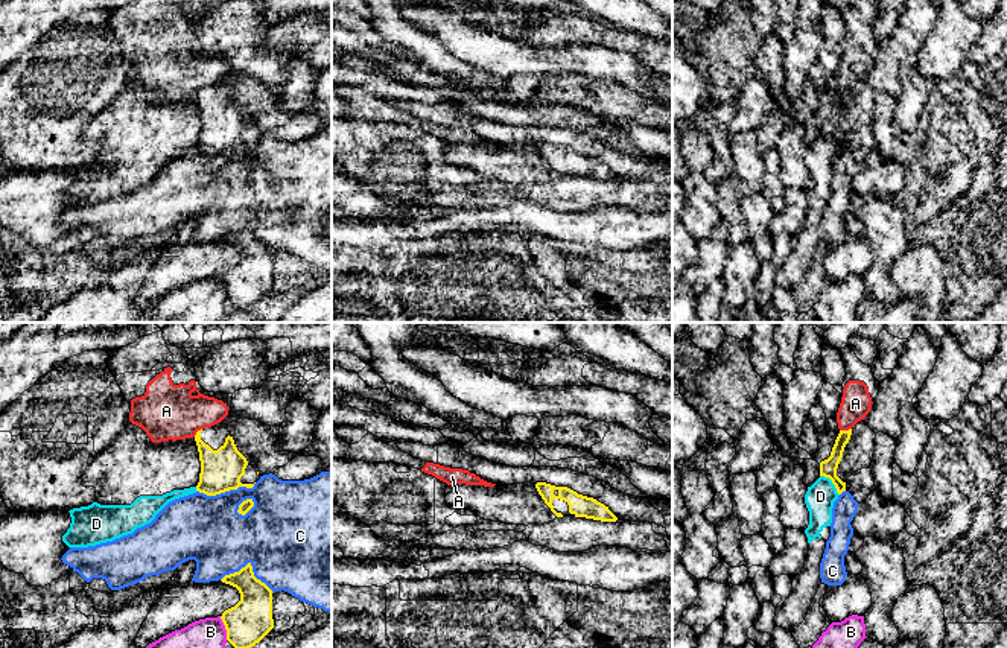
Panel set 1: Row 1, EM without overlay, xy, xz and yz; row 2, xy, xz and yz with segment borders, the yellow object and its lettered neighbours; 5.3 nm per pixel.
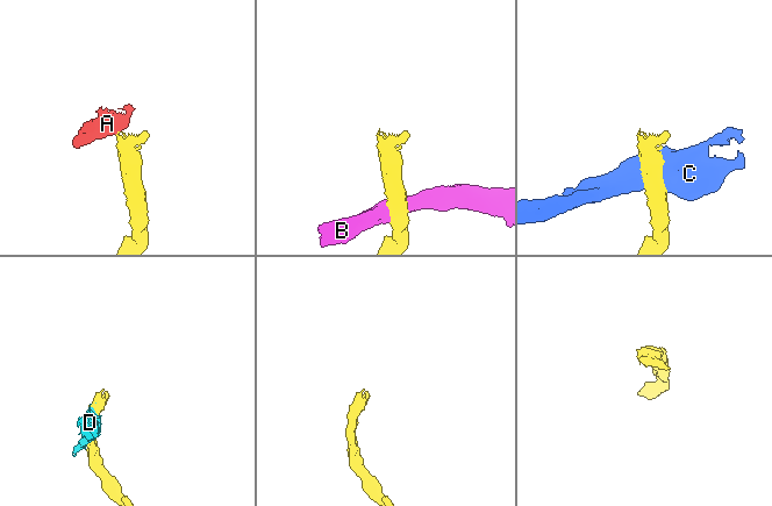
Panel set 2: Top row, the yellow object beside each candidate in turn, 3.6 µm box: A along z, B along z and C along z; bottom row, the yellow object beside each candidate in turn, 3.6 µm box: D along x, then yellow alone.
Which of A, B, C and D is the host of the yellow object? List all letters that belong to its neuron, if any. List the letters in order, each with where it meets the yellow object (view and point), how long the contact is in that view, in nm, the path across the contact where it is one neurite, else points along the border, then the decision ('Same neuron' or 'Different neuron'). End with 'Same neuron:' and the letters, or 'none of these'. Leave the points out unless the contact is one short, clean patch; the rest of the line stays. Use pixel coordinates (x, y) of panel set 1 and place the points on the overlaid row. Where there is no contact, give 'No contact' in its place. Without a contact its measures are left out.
A: Touches yellow at yz (844, 431). Shared border 70 nm. Boundary: yz (851, 428), (840, 431). Different neuron
B: Touches yellow at xy (225, 628). Shared border 130 nm. Different neuron
C: Touches yellow at xy (225, 490). Shared border 320 nm. Different neuron
D: Touches yellow at yz (832, 482). Shared border 150 nm. Boundary: yz (820, 475), (831, 481), (838, 495). Different neuron
Same neuron: none of these

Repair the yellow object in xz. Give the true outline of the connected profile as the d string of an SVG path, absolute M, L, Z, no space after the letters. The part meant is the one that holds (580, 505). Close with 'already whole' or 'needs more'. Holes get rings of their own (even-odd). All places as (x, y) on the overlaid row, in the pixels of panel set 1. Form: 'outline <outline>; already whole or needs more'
outline M537 482L535 488L557 517L575 516L601 522L618 520L608 507L593 497L578 494L567 487L555 487L546 482Z; needs more

